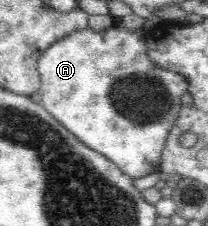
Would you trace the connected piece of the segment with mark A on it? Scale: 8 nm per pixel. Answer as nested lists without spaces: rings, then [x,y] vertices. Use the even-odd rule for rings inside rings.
[[[115,25],[102,33],[92,31],[90,28],[80,29],[57,40],[56,44],[50,46],[37,62],[37,69],[39,70],[39,77],[41,78],[41,85],[38,90],[41,94],[41,99],[39,100],[40,104],[82,144],[99,152],[102,156],[110,160],[110,162],[114,162],[126,176],[130,176],[130,178],[133,179],[144,178],[144,176],[148,176],[148,174],[152,174],[152,172],[159,172],[162,153],[165,149],[170,129],[174,126],[174,123],[177,122],[179,112],[184,106],[182,104],[182,96],[189,93],[189,80],[183,74],[174,72],[173,70],[164,70],[148,59],[142,34],[142,29],[131,31],[119,25]]]

